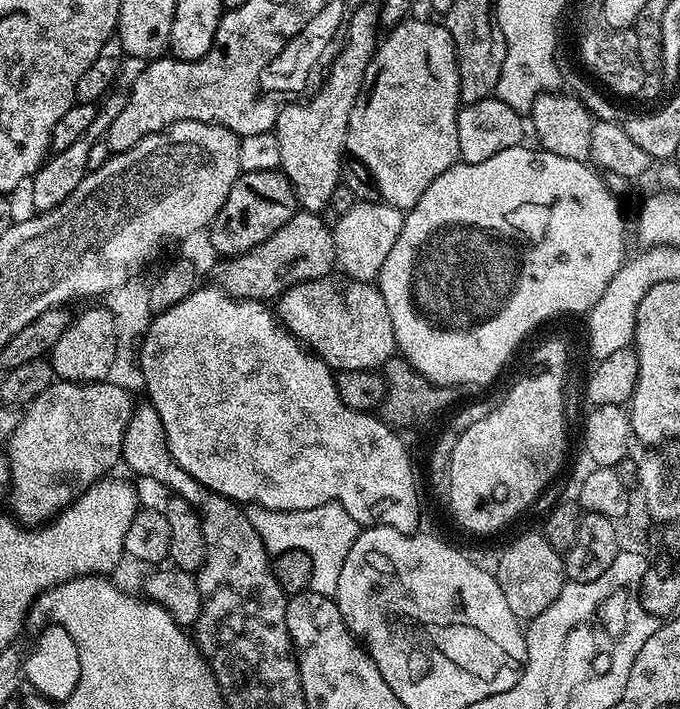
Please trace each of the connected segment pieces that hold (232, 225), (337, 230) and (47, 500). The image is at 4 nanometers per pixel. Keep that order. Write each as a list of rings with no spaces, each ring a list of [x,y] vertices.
[[[241,172],[240,177],[230,186],[230,194],[206,229],[206,237],[212,243],[220,258],[241,256],[254,246],[266,242],[298,211],[296,195],[283,172]]]
[[[357,202],[338,218],[338,226],[332,229],[332,241],[336,251],[339,271],[349,280],[372,282],[379,277],[382,264],[394,250],[398,234],[402,234],[405,213],[399,208],[383,202]]]
[[[60,380],[54,382],[46,390],[42,390],[42,394],[38,394],[38,398],[34,398],[34,402],[30,402],[28,407],[23,409],[20,421],[16,429],[10,433],[6,441],[6,457],[8,460],[9,478],[6,489],[6,496],[8,496],[8,508],[11,519],[19,522],[24,526],[43,526],[48,521],[53,520],[58,513],[64,508],[69,508],[77,498],[82,495],[85,490],[97,480],[105,479],[109,475],[108,472],[115,464],[121,463],[122,457],[120,451],[122,450],[122,442],[126,434],[126,426],[132,417],[132,410],[134,407],[134,399],[120,384],[112,384],[113,382],[97,382],[94,384],[71,384],[68,380]]]

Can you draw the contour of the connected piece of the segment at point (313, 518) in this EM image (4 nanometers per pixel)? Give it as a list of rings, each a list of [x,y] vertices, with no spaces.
[[[257,504],[247,505],[250,526],[258,530],[258,538],[273,556],[286,550],[306,550],[314,562],[311,591],[323,596],[335,597],[338,590],[338,577],[342,575],[342,566],[346,563],[346,554],[350,554],[350,546],[354,546],[356,535],[362,531],[361,525],[346,514],[341,504],[323,504],[310,510],[294,510],[293,512],[275,512]]]

